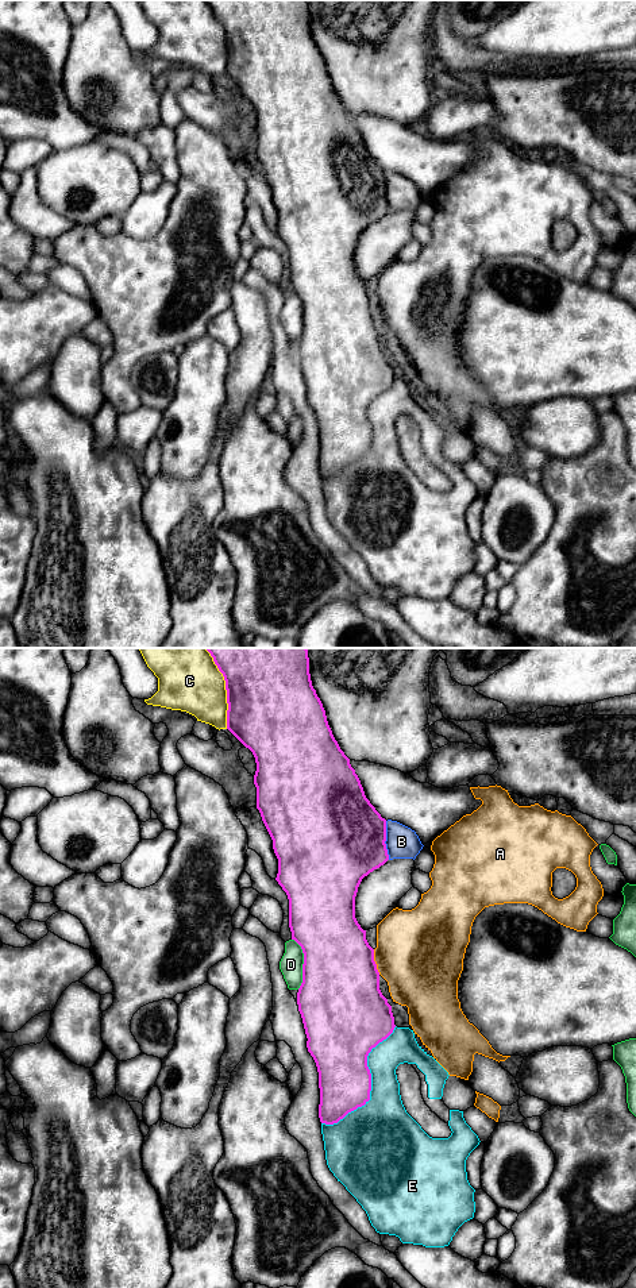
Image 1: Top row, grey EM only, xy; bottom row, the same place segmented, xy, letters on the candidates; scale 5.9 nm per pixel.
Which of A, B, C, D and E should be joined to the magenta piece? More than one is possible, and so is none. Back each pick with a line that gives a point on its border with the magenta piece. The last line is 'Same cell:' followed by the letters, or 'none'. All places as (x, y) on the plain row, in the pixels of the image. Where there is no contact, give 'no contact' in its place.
Same cell: none

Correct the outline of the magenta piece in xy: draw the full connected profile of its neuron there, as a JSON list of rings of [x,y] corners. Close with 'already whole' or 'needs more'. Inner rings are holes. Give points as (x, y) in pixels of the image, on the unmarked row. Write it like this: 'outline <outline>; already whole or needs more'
outline [[[207,0],[223,26],[227,42],[227,81],[248,100],[257,115],[257,161],[278,211],[275,232],[289,251],[292,292],[302,301],[302,335],[297,344],[307,400],[319,424],[321,475],[334,477],[370,452],[367,408],[394,382],[392,358],[379,342],[379,324],[366,282],[355,270],[355,248],[365,228],[389,212],[386,171],[366,150],[350,111],[328,77],[309,26],[307,0]]]; already whole

